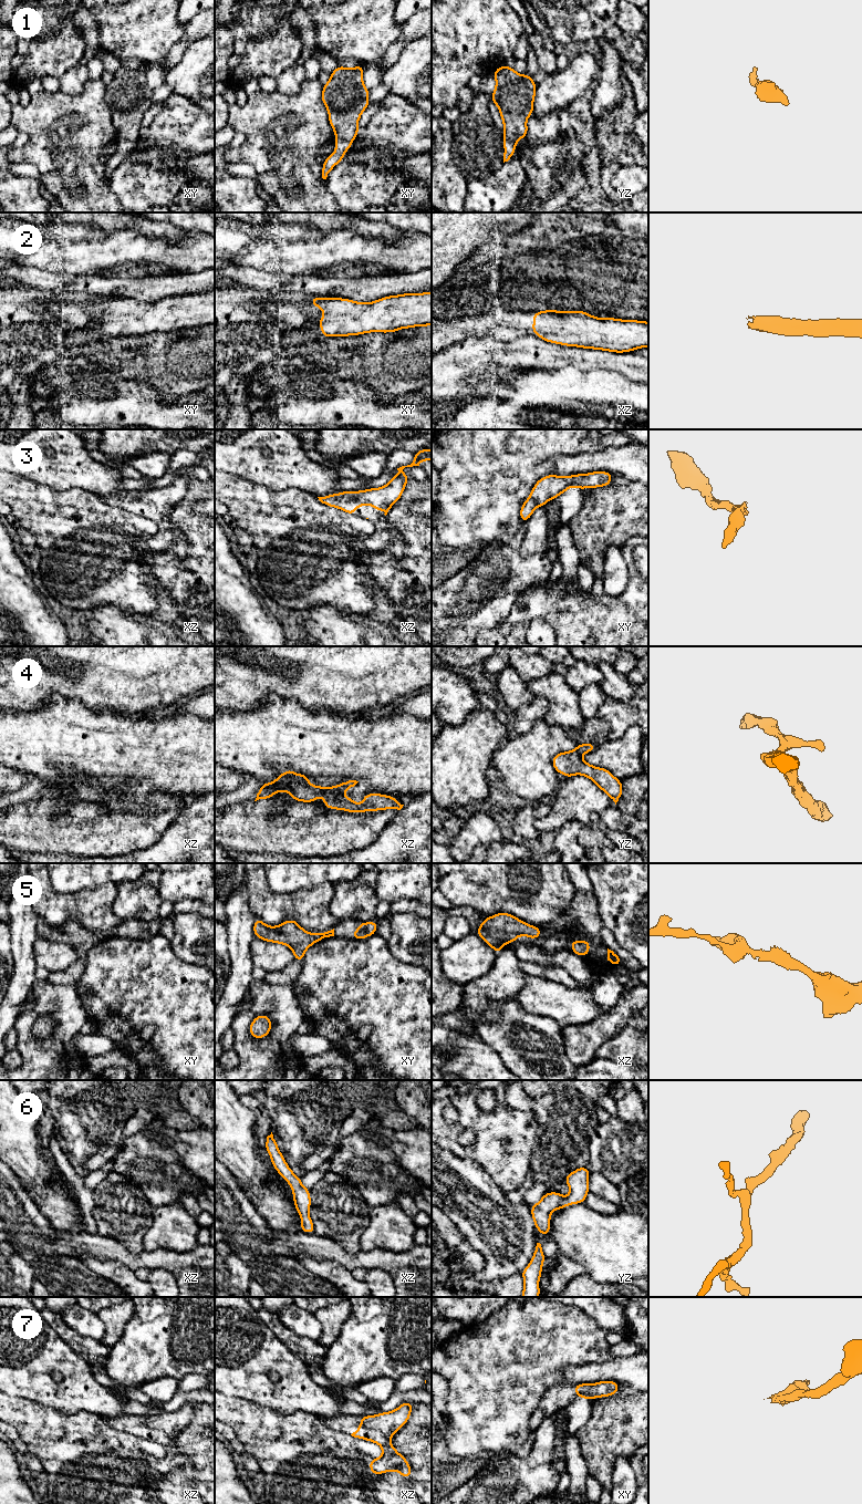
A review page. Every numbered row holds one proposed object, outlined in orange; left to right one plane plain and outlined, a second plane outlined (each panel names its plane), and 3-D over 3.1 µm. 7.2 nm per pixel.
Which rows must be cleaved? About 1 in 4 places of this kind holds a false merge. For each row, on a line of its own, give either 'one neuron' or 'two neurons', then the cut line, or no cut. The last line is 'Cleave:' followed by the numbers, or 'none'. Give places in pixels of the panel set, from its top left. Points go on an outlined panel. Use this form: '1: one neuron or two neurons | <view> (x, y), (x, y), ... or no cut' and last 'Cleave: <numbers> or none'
1: one neuron | no cut
2: one neuron | no cut
3: one neuron | no cut
4: one neuron | no cut
5: one neuron | no cut
6: one neuron | no cut
7: one neuron | no cut
Cleave: none

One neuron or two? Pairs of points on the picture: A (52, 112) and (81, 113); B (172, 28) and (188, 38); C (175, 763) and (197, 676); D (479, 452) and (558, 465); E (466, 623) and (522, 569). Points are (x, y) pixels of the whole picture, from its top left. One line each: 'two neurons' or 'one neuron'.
A: one neuron
B: two neurons
C: two neurons
D: two neurons
E: one neuron

